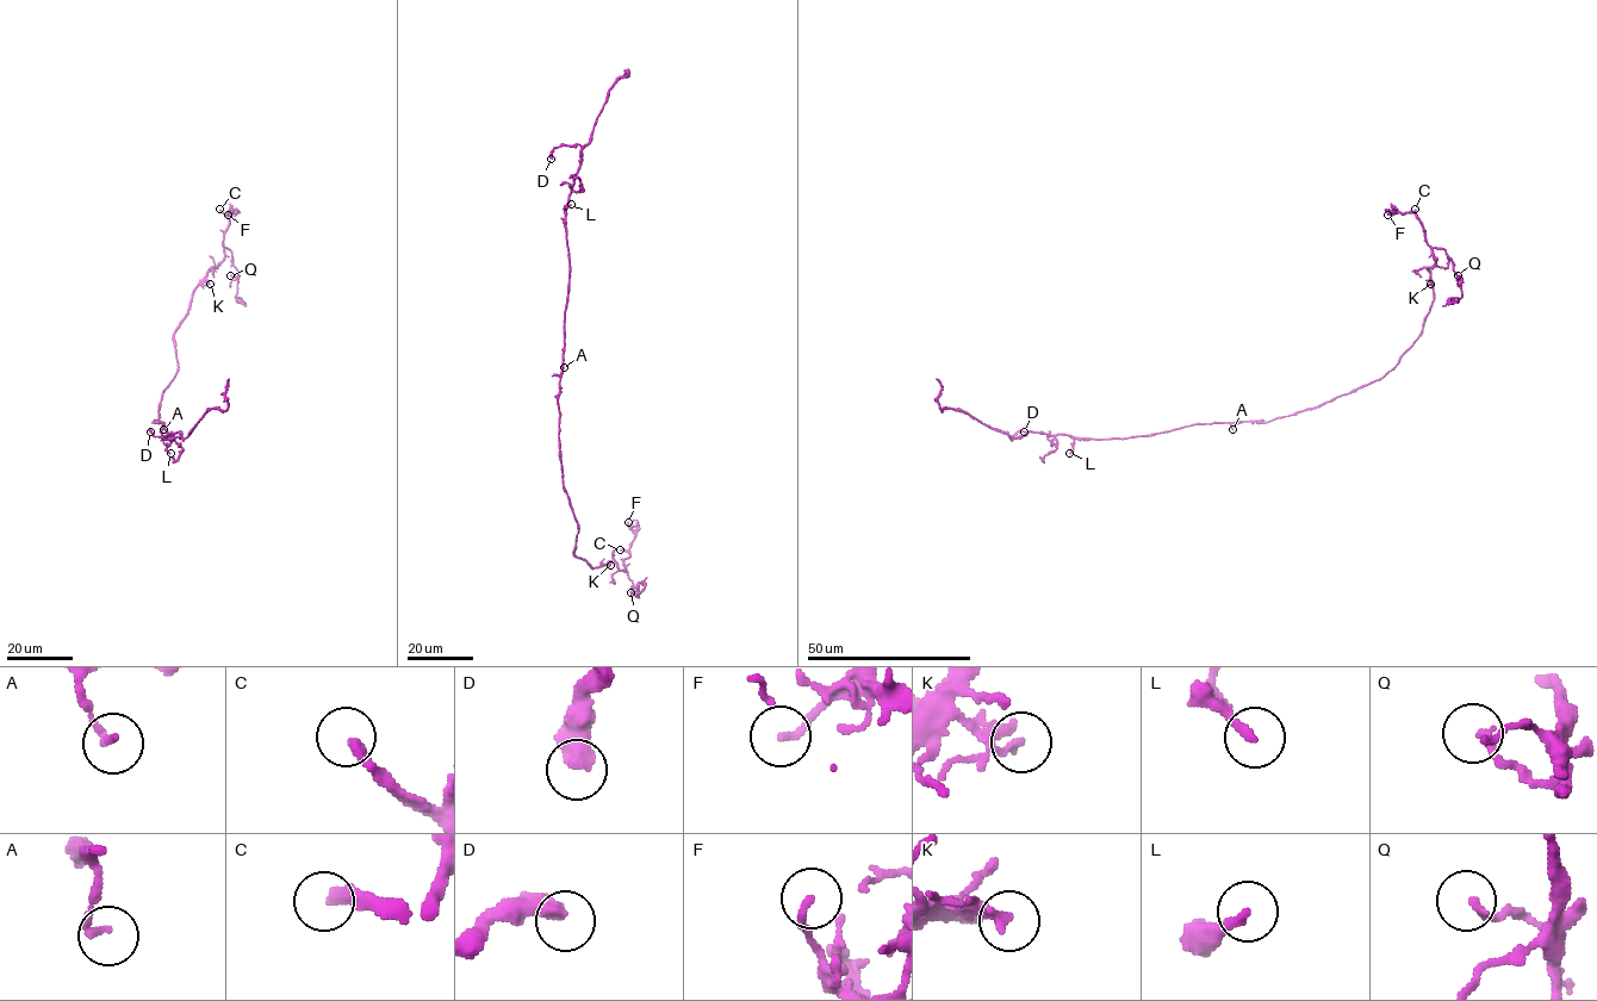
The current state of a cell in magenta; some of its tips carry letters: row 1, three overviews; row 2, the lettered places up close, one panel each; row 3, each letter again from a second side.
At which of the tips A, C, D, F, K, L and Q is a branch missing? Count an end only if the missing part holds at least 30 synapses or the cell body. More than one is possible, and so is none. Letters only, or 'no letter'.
C

